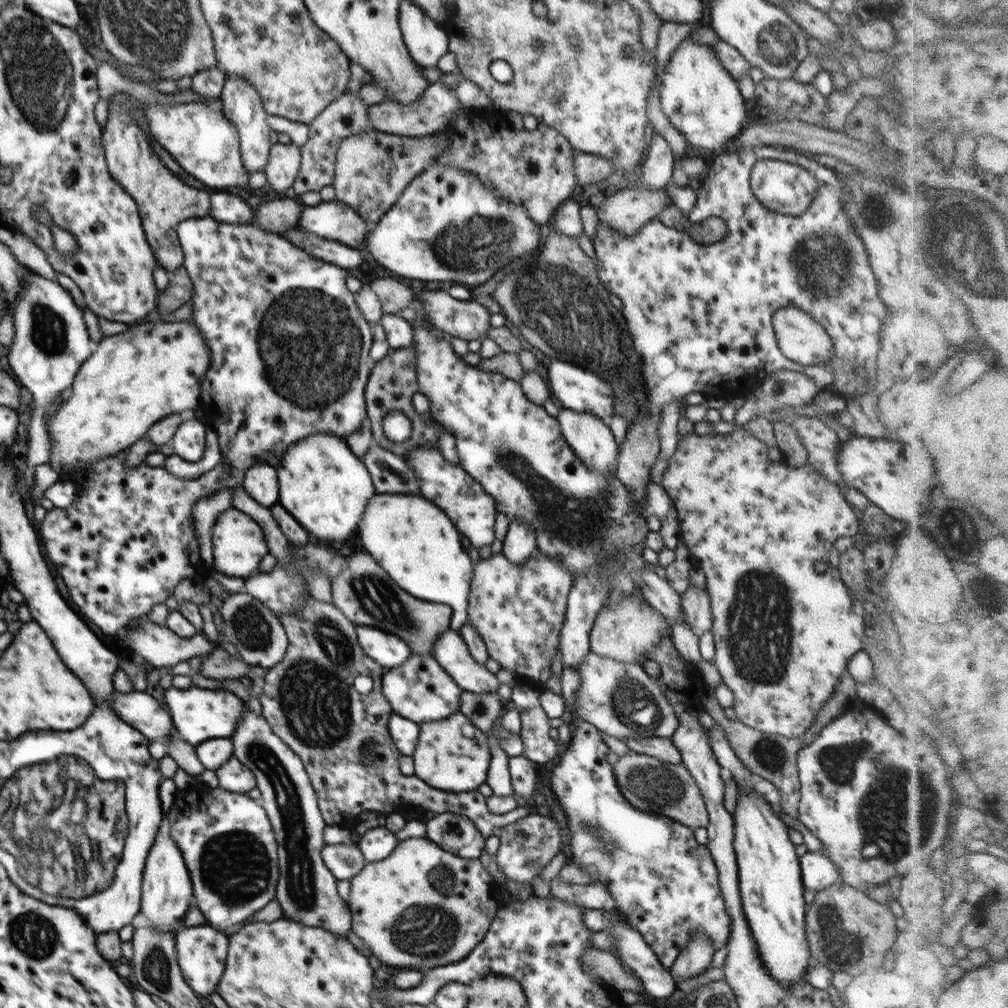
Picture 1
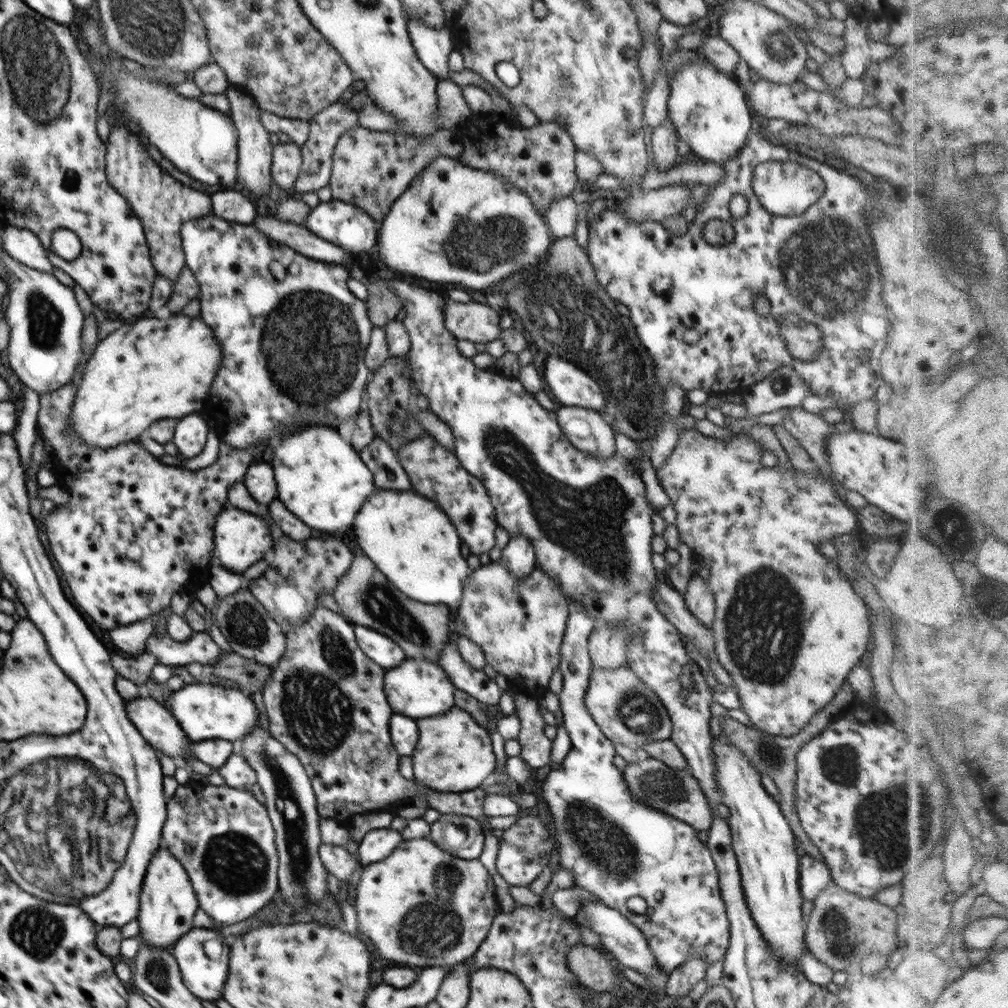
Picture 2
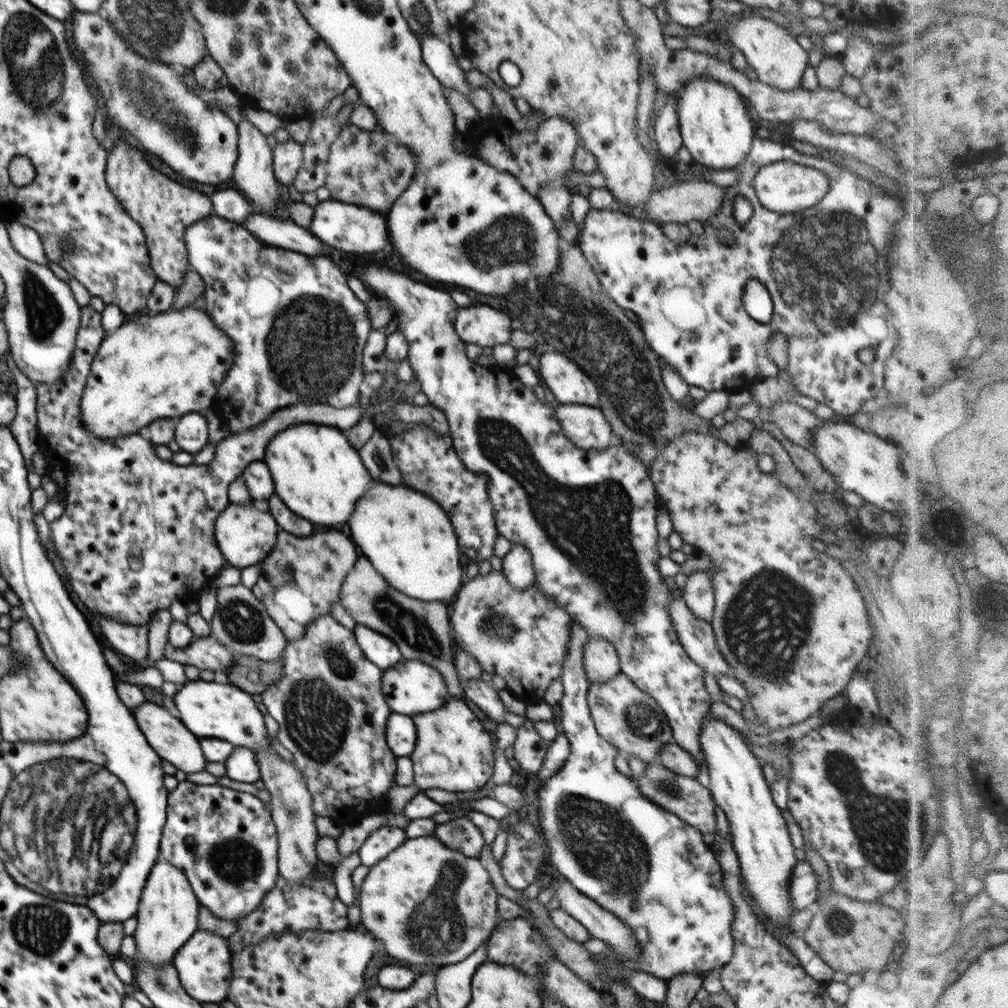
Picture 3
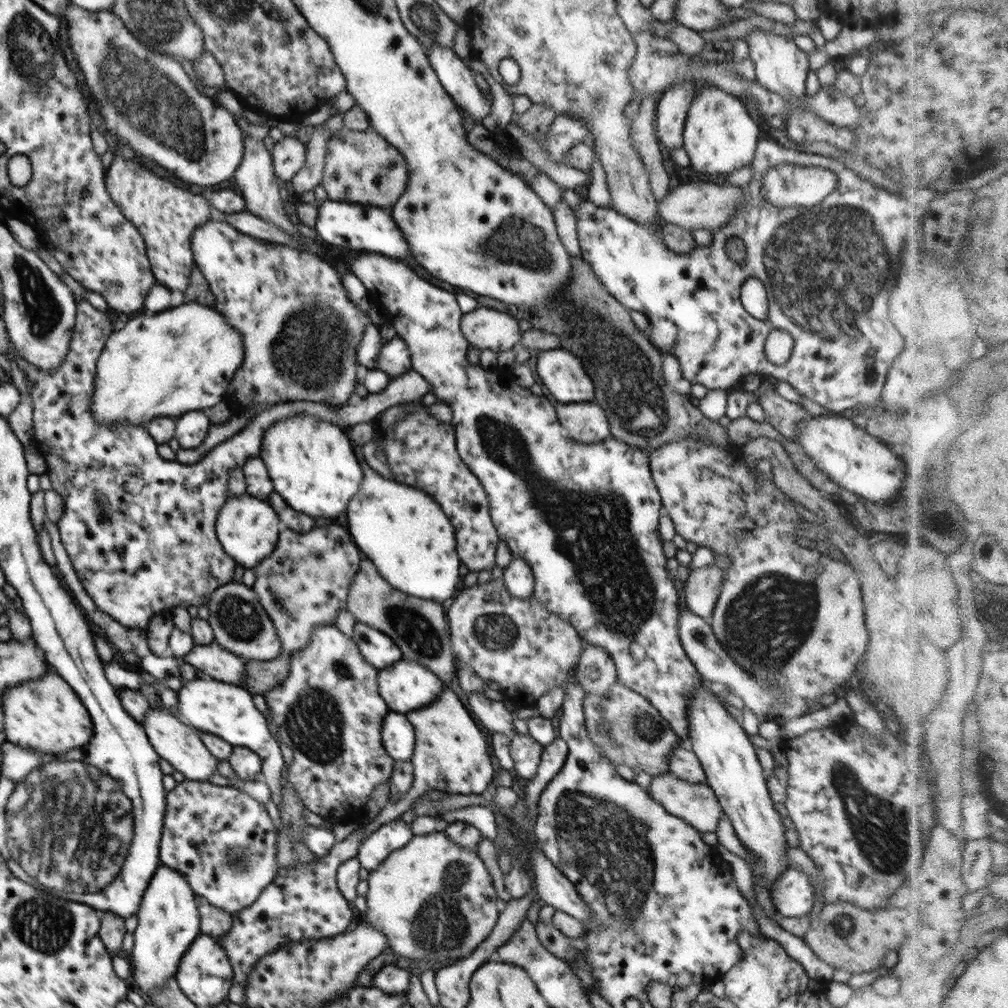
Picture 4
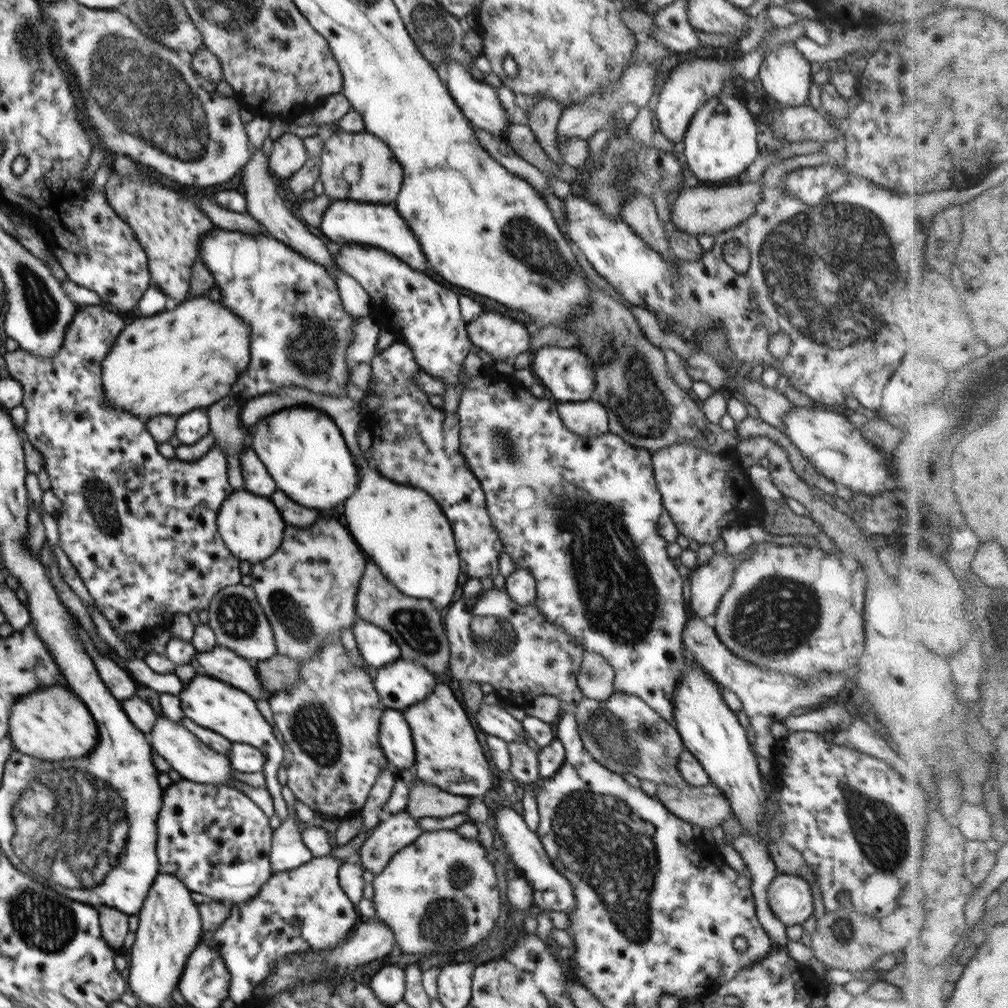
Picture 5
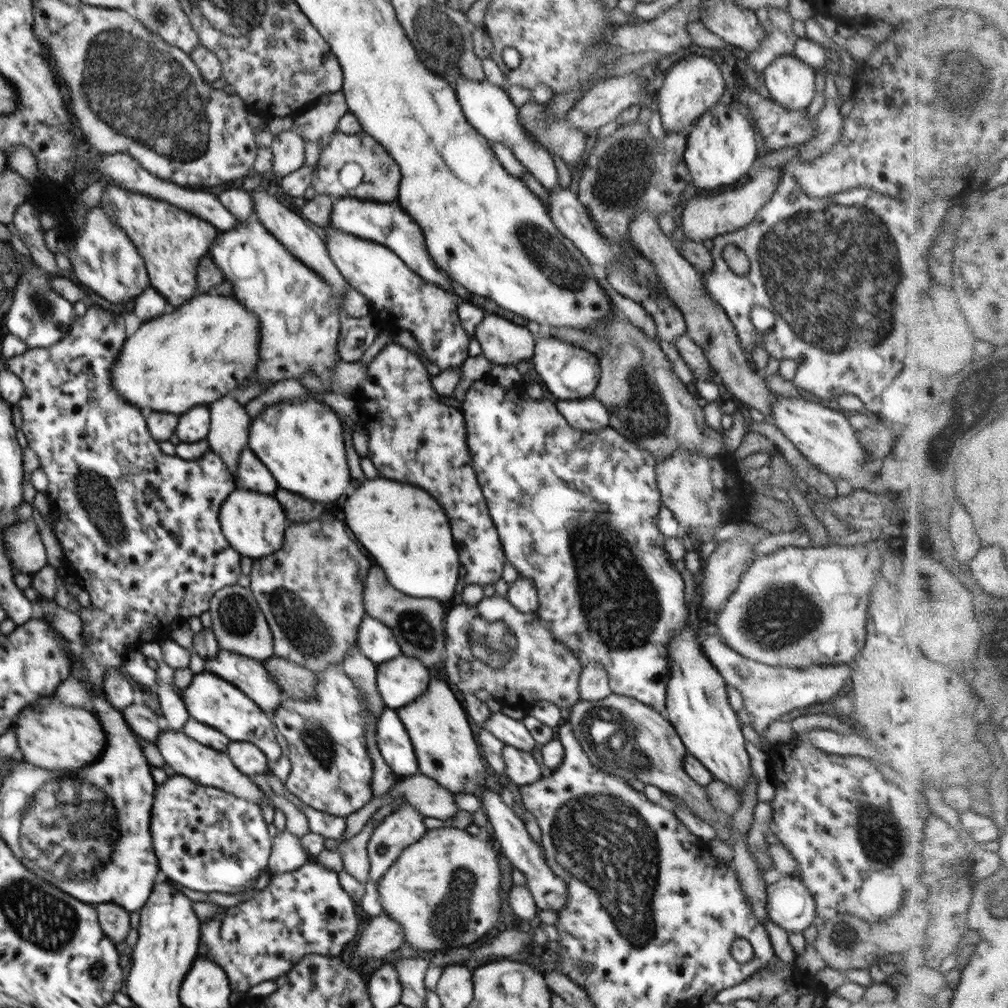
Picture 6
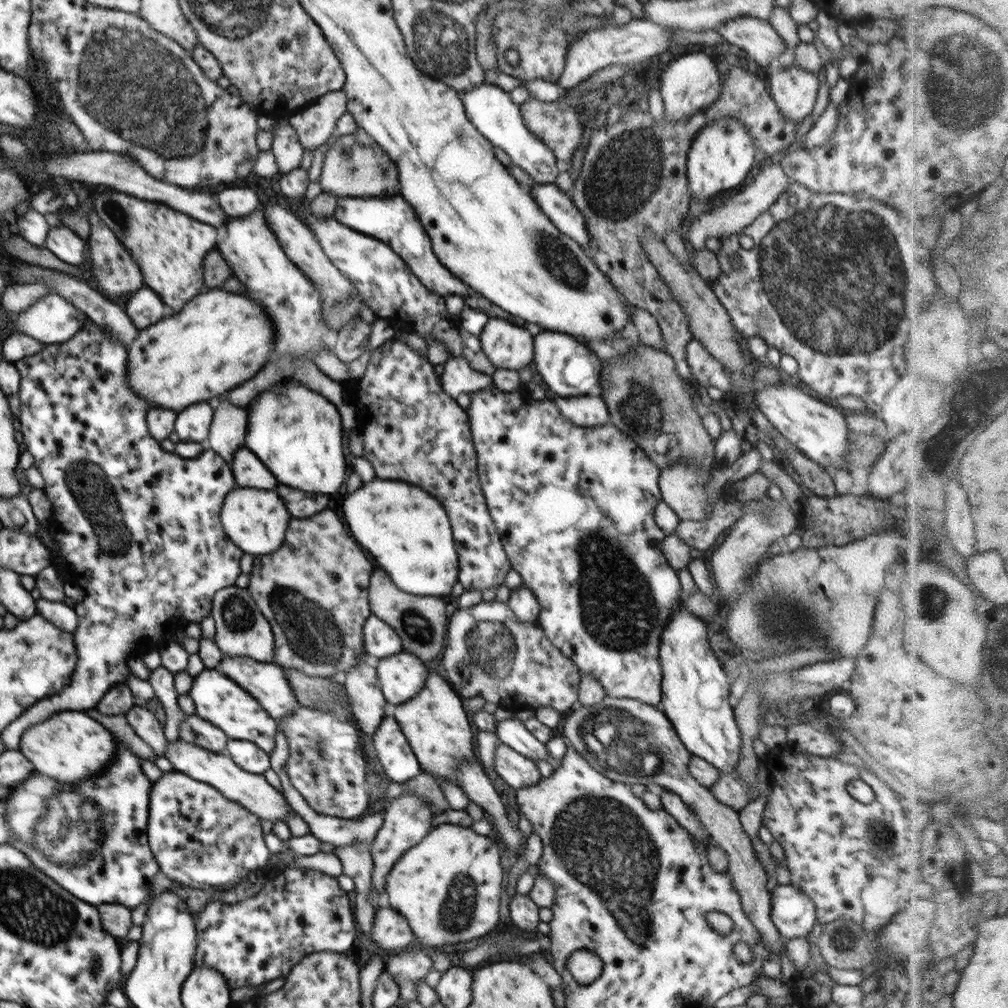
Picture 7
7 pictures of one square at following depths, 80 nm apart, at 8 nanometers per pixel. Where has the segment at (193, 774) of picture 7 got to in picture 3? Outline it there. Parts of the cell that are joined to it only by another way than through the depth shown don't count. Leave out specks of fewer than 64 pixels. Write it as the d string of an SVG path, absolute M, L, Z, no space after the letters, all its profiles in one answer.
M145 701L138 709L132 710L132 716L134 716L136 724L147 739L148 745L166 762L170 762L176 769L186 773L186 775L203 772L206 769L208 762L202 754L200 739L184 727L177 717L172 716L166 707L160 707L151 701Z

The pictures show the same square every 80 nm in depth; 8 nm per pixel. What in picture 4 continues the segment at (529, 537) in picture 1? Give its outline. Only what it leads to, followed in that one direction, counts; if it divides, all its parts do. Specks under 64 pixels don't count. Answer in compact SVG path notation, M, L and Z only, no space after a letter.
M519 556L503 569L503 582L508 592L516 598L524 599L533 594L535 578L530 565Z

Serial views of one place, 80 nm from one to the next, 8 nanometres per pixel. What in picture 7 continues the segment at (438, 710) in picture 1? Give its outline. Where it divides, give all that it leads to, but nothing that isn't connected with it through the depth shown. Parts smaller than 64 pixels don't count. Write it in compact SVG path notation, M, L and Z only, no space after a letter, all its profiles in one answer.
M404 650L376 663L379 687L390 709L416 696L429 675L423 660Z

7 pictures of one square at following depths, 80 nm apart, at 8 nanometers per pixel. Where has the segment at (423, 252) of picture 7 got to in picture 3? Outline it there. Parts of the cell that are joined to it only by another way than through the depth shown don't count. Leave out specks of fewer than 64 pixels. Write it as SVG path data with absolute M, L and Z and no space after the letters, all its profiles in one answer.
M332 198L320 201L314 210L309 230L322 243L346 250L346 252L376 252L378 254L380 250L388 250L388 253L391 253L388 228L386 228L387 220L380 213L354 203L343 203Z

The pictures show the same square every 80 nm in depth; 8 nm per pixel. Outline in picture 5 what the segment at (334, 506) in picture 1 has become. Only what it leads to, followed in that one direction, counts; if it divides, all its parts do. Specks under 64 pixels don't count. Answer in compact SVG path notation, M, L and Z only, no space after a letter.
M298 405L262 417L255 425L251 448L268 468L277 489L290 500L330 510L344 504L358 486L359 478L351 450L332 417L310 405Z

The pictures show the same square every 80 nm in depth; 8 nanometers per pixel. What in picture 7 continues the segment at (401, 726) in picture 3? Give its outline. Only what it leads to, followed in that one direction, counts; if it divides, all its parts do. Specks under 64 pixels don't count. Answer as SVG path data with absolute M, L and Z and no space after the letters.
M391 710L386 712L374 734L374 749L391 783L406 783L423 773Z

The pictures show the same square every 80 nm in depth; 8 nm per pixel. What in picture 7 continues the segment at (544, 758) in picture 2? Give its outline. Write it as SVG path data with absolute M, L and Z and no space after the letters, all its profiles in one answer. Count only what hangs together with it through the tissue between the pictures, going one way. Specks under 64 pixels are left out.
M500 742L494 752L494 770L504 781L505 787L515 790L536 786L542 780L536 763L528 757L522 756Z

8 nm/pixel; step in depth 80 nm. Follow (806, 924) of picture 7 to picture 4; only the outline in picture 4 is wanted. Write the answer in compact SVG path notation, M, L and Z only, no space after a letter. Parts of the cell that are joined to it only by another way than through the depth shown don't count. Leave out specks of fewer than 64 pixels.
M797 868L786 869L771 886L776 913L784 918L807 915L814 904L814 893L808 875Z

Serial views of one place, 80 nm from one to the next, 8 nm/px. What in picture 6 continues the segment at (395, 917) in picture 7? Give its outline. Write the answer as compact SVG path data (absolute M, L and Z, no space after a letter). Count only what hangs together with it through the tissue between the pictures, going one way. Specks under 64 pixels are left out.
M382 911L361 925L358 938L339 957L345 961L356 956L366 961L369 958L383 958L388 952L394 952L405 942L405 934L400 923Z

